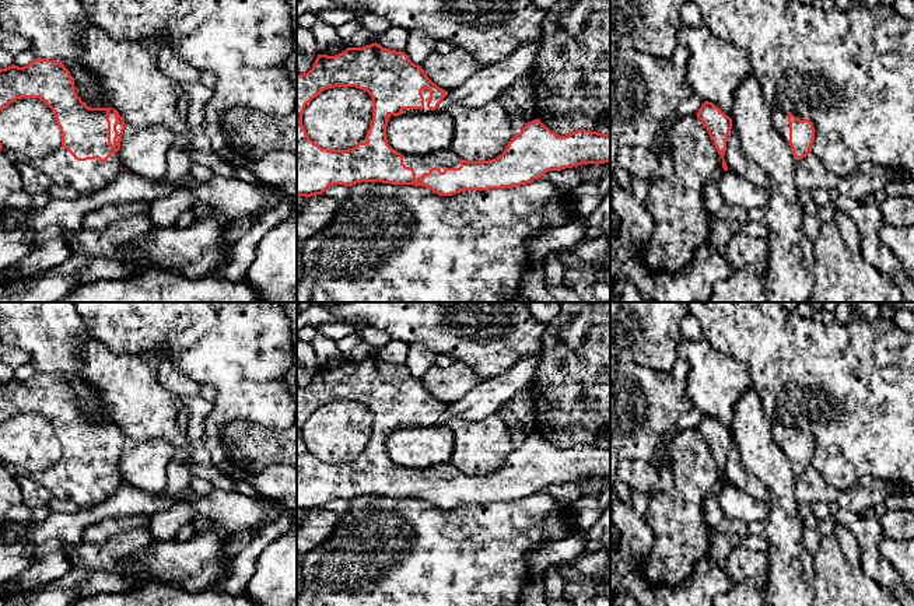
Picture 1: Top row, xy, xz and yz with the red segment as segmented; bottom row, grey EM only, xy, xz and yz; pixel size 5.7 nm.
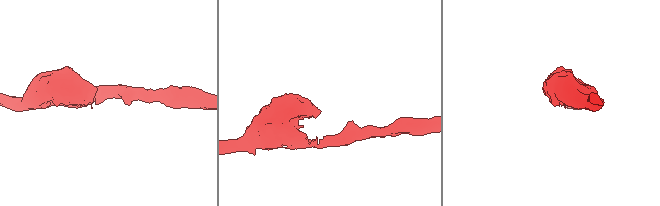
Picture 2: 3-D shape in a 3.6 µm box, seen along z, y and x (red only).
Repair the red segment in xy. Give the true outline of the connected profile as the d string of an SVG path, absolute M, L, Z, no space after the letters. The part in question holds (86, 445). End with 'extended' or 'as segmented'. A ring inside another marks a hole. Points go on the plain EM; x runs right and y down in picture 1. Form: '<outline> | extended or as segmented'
M35 372L24 381L0 382L0 424L20 411L39 411L53 425L62 445L62 459L48 470L18 470L45 487L52 497L90 507L108 498L122 483L118 465L127 439L113 421L90 421L76 406L70 385L57 374Z | extended

